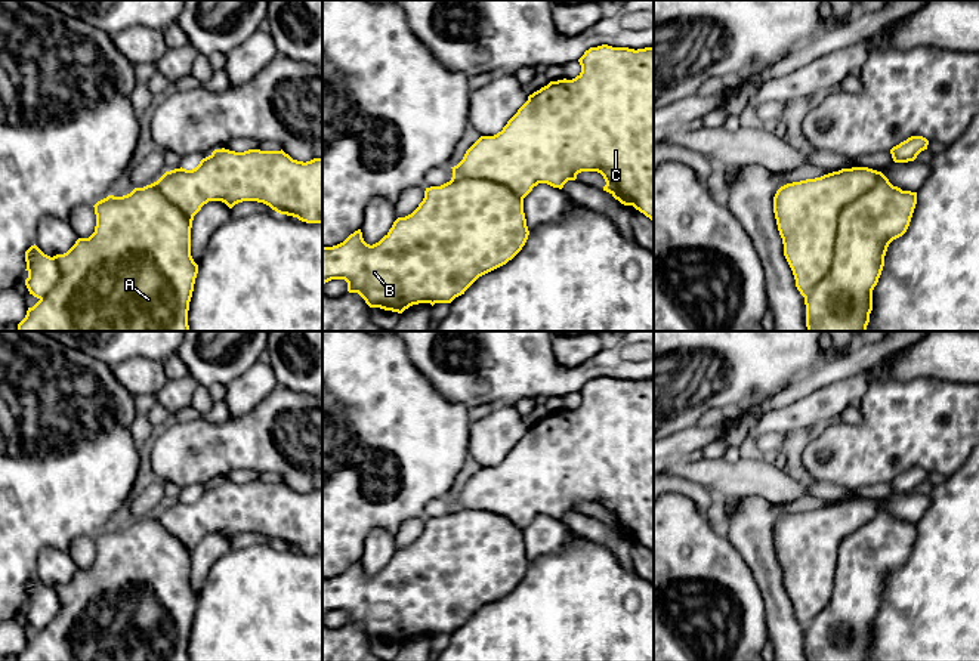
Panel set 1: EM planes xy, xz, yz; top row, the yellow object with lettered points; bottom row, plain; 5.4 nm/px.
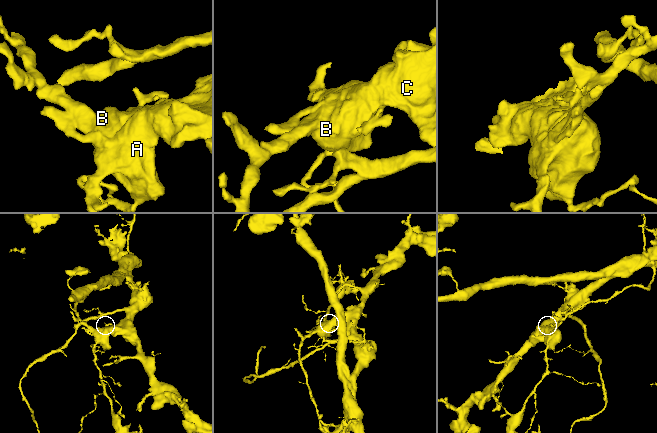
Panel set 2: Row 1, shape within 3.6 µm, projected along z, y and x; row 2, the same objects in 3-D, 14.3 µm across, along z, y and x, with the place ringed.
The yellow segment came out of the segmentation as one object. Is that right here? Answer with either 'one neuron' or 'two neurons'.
two neurons

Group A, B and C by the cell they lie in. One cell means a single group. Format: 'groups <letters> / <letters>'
groups A B / C

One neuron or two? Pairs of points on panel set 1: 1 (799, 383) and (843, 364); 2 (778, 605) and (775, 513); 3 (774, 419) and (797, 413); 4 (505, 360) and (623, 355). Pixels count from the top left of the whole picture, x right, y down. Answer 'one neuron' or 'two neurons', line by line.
1: one neuron
2: one neuron
3: one neuron
4: one neuron

